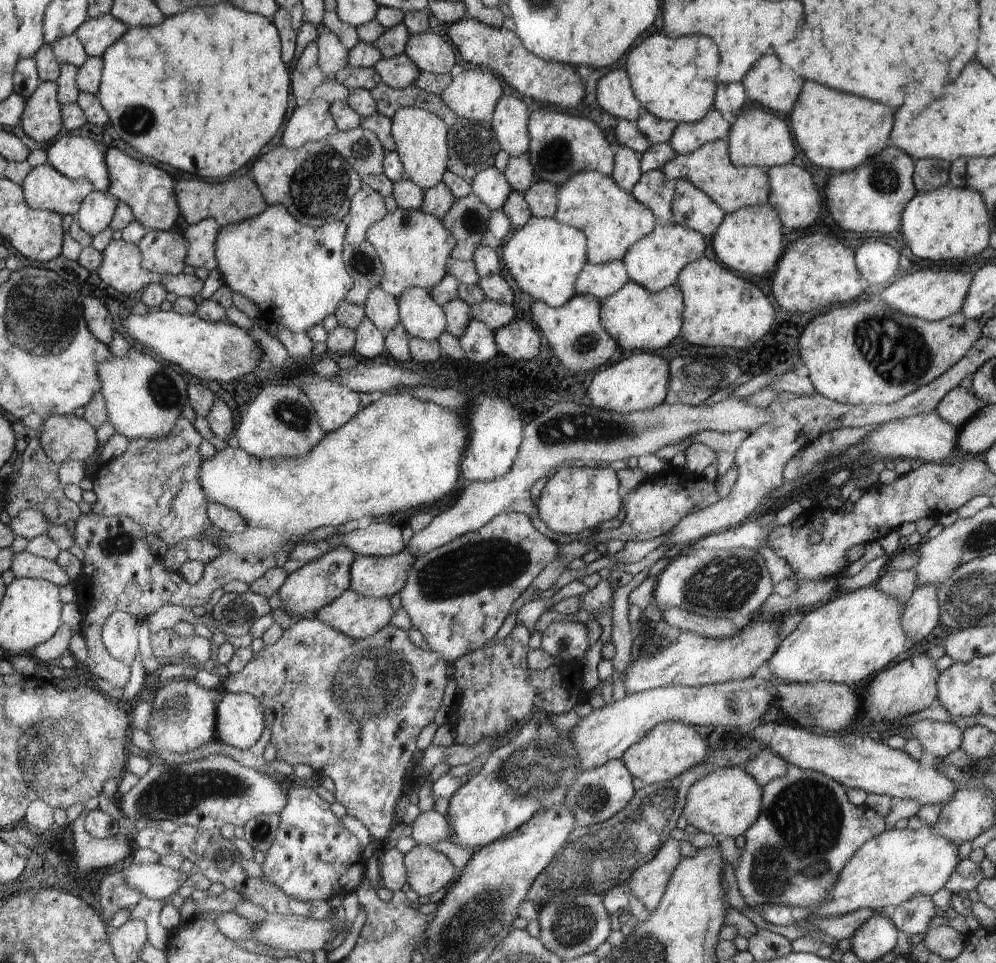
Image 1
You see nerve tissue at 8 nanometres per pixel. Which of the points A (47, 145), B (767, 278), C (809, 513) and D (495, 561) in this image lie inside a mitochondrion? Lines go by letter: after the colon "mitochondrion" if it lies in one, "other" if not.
A: other
B: other
C: other
D: mitochondrion

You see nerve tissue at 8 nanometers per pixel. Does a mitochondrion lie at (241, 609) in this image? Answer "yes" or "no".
yes

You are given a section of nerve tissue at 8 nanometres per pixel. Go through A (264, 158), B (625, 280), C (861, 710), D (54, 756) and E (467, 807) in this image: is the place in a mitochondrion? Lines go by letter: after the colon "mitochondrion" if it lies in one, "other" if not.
A: other
B: other
C: other
D: mitochondrion
E: other

